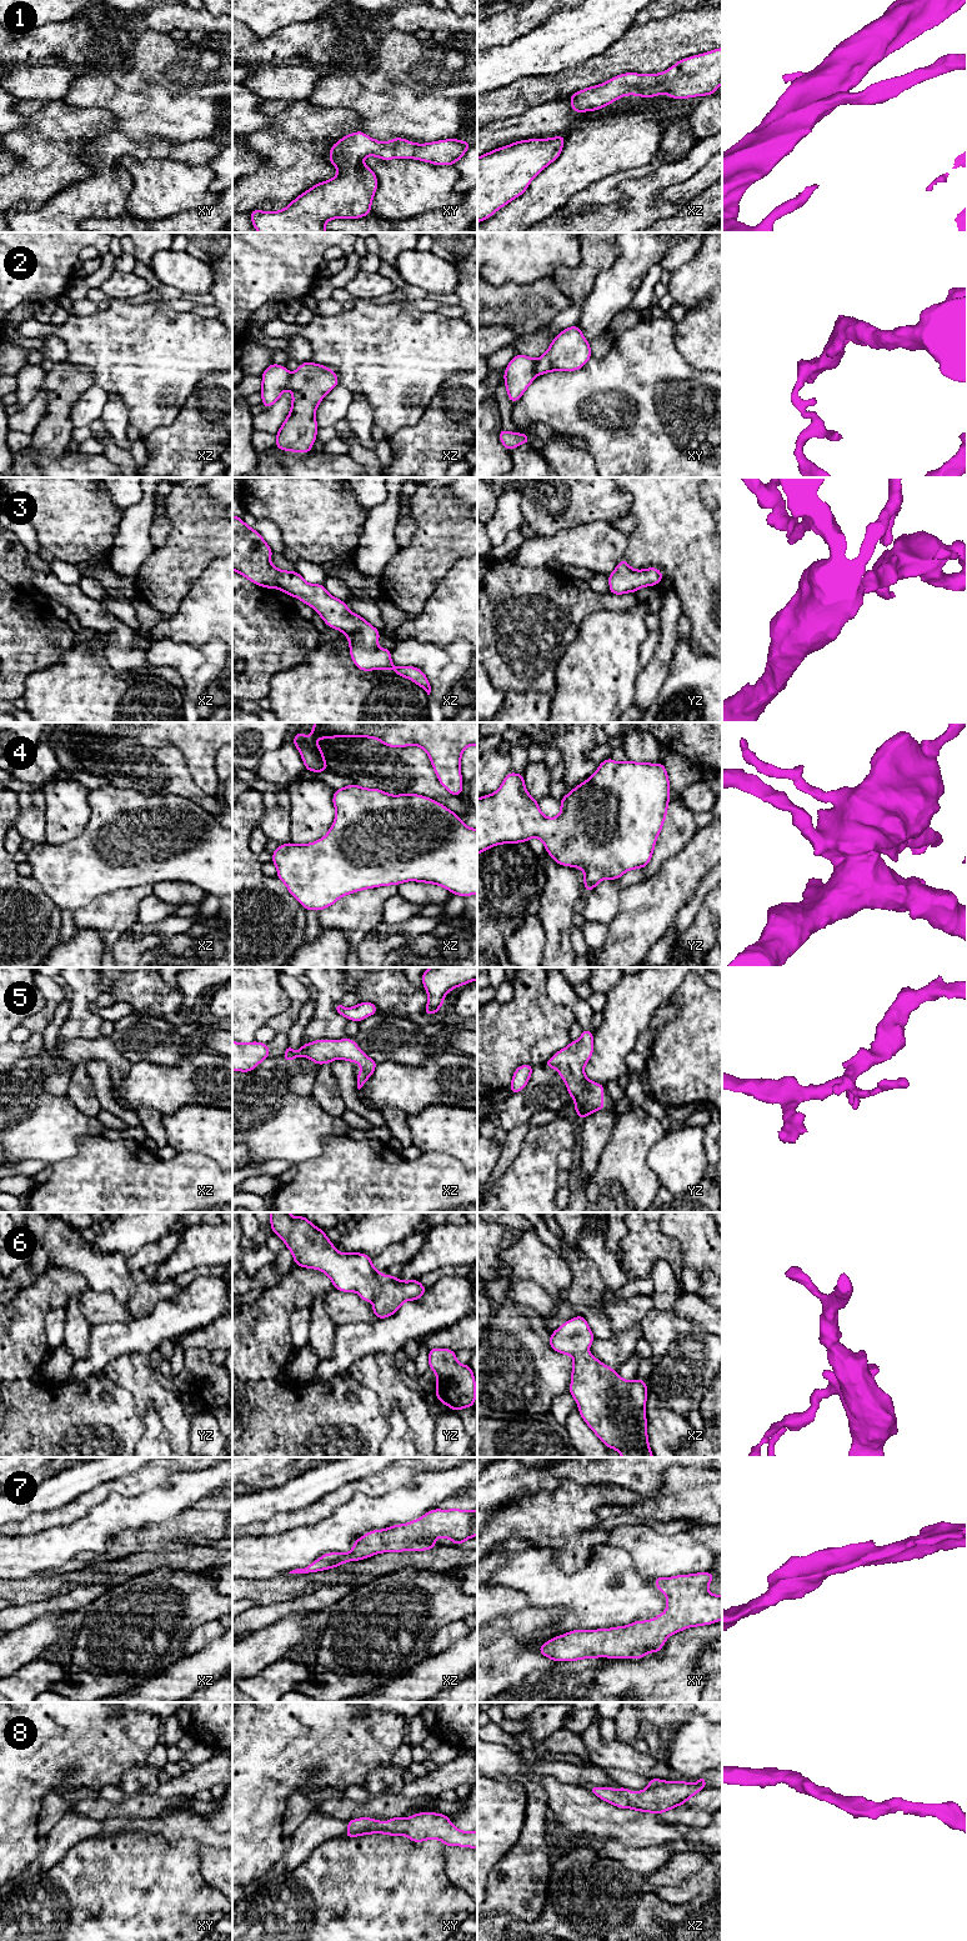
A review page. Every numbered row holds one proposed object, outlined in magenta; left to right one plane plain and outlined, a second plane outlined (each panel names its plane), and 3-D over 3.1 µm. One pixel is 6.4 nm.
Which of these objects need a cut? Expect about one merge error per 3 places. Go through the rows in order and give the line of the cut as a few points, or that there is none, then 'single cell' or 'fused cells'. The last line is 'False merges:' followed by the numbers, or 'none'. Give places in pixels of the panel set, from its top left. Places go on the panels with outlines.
1: cut none; single cell
2: cut xy (535, 360), (535, 371), (537, 374); fused cells
3: cut none; single cell
4: cut none; single cell
5: cut none; single cell
6: cut none; single cell
7: cut none; single cell
8: cut none; single cell
False merges: 2

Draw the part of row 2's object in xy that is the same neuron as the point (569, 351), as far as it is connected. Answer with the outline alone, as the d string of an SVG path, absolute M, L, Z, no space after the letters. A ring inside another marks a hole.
M577 325L561 331L548 350L536 360L535 371L542 375L550 371L575 371L591 359L590 342Z

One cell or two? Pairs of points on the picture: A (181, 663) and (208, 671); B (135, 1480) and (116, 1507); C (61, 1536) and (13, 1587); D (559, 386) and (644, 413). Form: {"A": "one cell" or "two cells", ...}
{"A": "one cell", "B": "two cells", "C": "two cells", "D": "one cell"}

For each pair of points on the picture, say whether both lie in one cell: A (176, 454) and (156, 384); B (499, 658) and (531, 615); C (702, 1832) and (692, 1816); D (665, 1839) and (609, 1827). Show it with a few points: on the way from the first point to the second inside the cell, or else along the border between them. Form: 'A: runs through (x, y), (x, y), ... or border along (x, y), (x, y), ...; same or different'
A: border along (185, 400), (170, 424), (156, 428), (143, 438); different
B: runs through (509, 648), (519, 638), (519, 628), (521, 625); same
C: border along (709, 1822), (701, 1827), (672, 1825); different
D: runs through (651, 1832), (622, 1831); same

